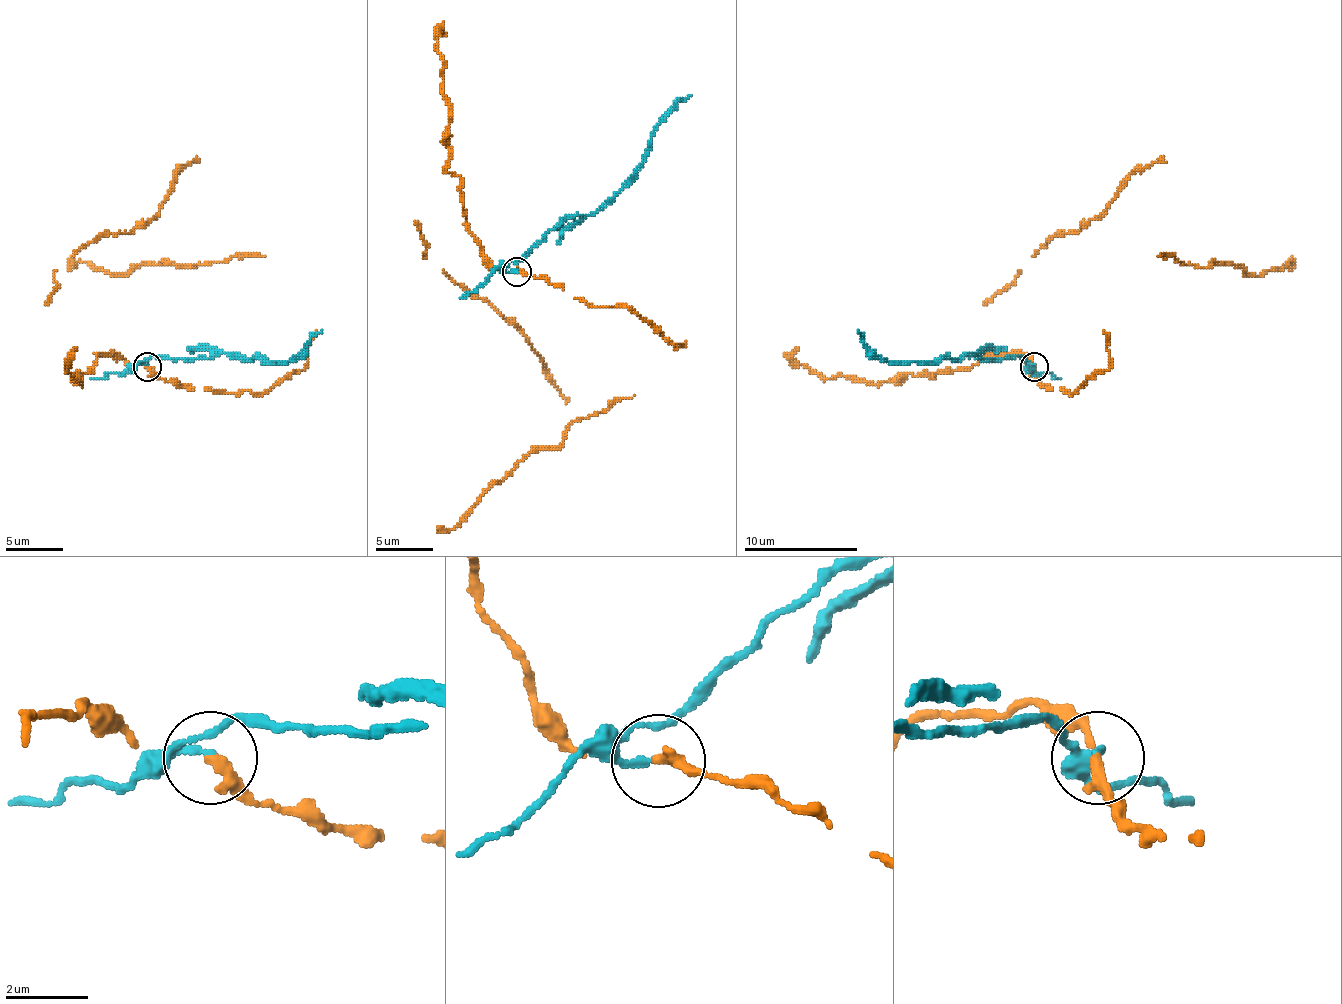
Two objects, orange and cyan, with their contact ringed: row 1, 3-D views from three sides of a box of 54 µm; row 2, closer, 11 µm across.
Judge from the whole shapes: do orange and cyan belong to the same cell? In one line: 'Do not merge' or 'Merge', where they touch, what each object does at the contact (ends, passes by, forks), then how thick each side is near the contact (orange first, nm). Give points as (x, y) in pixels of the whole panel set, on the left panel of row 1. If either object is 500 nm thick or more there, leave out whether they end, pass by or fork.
Do not merge. Place: (147, 366). At the ring orange ends. At the ring cyan ends. Thickness 320 nm (orange) against 150 nm

